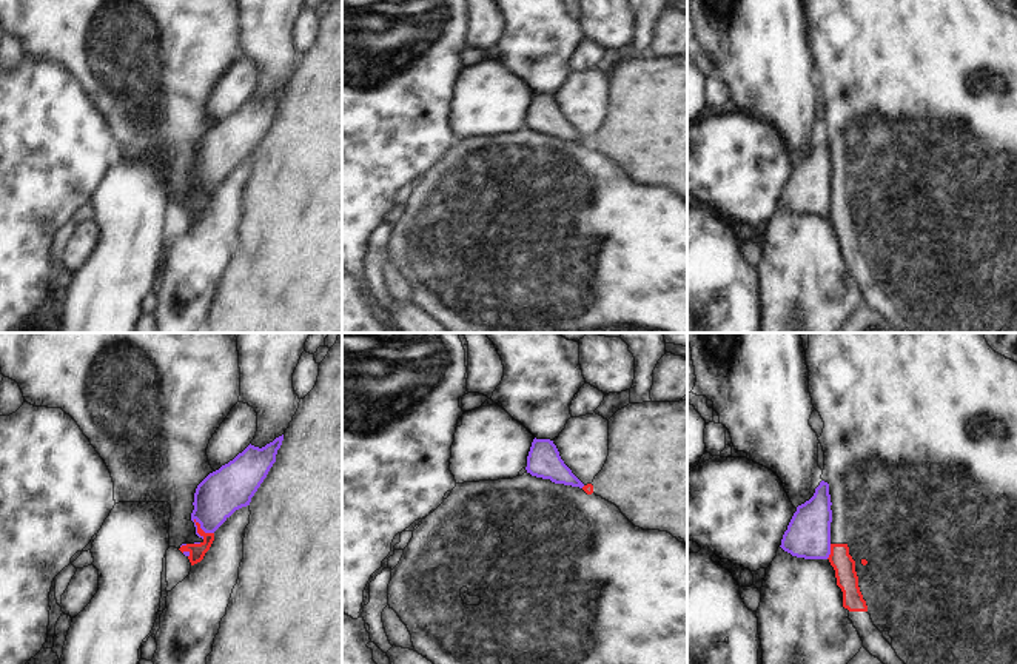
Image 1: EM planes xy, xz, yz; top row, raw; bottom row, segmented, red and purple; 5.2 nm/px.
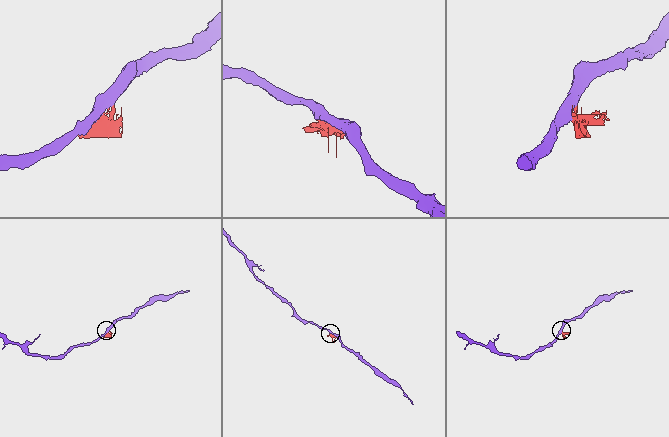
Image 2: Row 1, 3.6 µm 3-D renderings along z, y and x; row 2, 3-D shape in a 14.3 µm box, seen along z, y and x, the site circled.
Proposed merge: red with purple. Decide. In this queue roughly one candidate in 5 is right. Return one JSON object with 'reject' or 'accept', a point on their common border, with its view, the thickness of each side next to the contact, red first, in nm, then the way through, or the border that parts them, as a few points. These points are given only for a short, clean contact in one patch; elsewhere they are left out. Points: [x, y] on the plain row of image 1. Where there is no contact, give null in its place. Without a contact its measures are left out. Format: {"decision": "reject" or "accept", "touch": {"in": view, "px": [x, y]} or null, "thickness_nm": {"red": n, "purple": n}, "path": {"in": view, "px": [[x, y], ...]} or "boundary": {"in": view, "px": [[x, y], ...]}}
{"decision": "reject", "touch": {"in": "xy", "px": [201, 184]}, "thickness_nm": {"red": 80, "purple": 240}, "boundary": {"in": "xy", "px": [[193, 174], [205, 187], [213, 188]]}}

